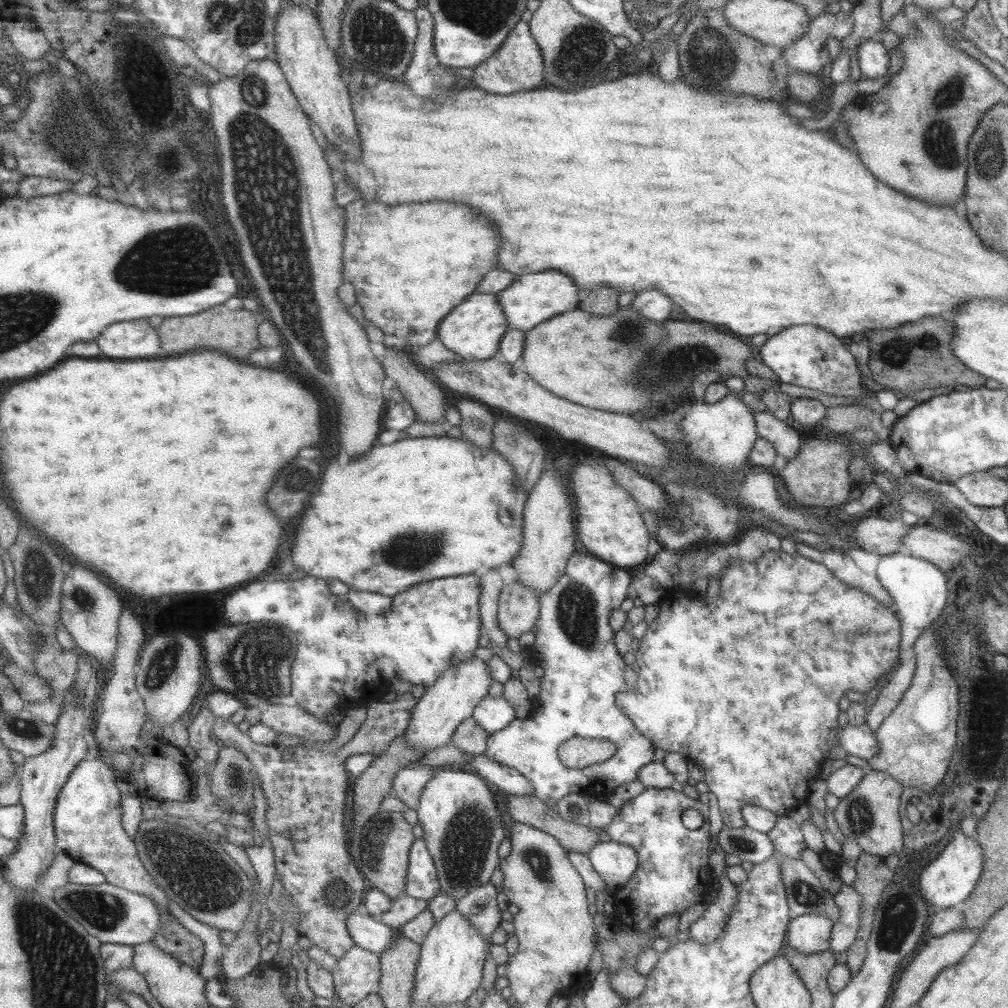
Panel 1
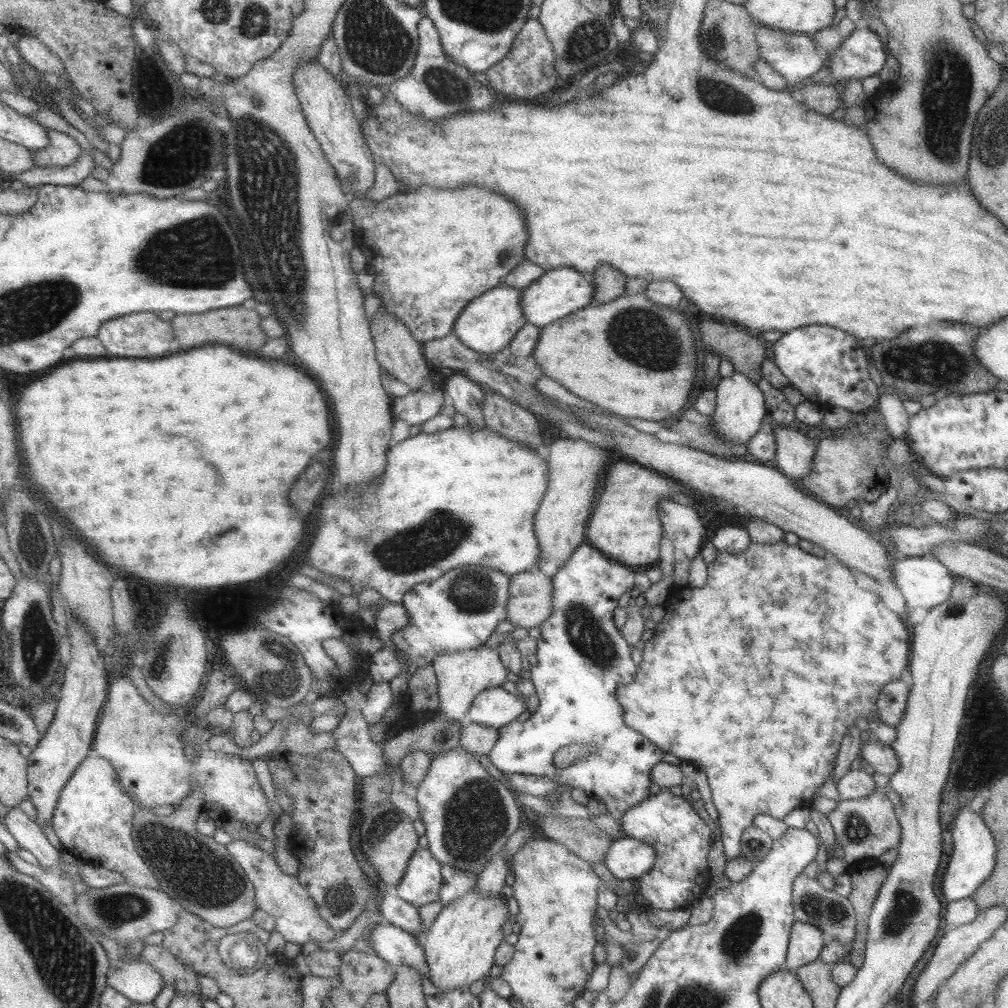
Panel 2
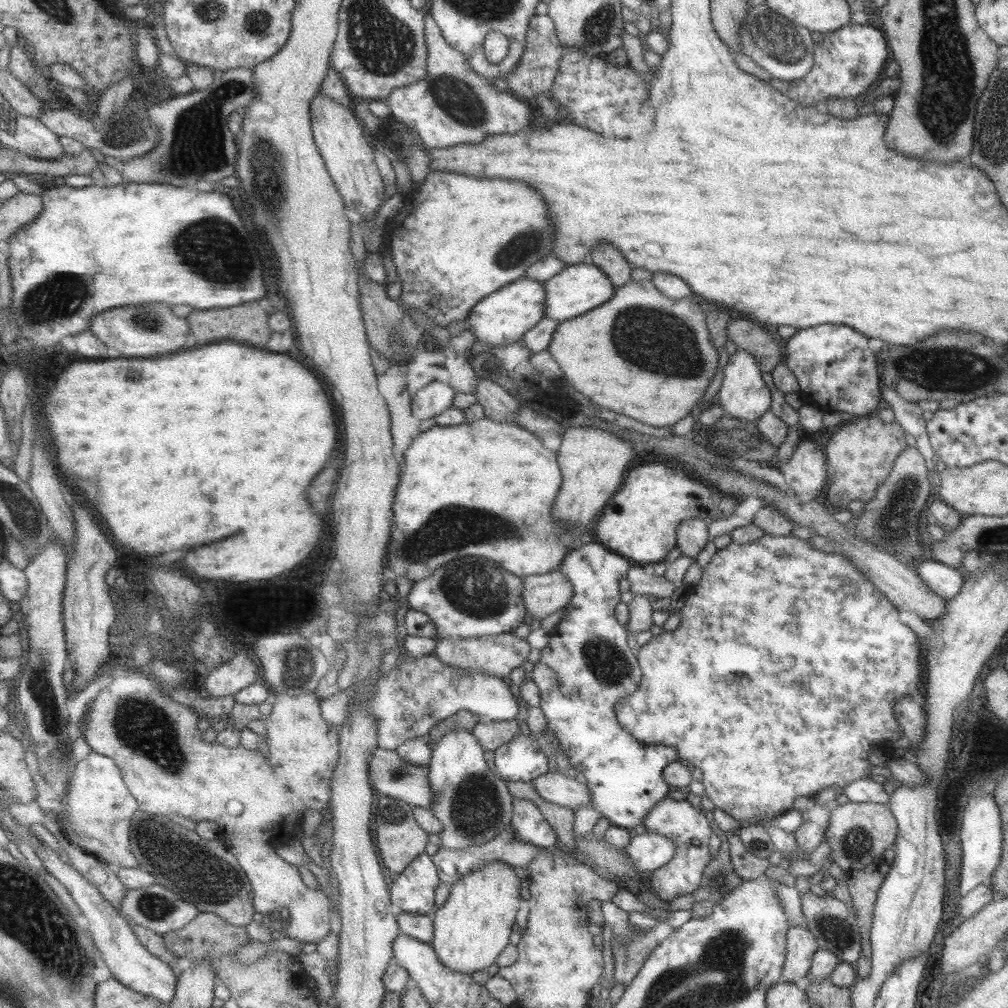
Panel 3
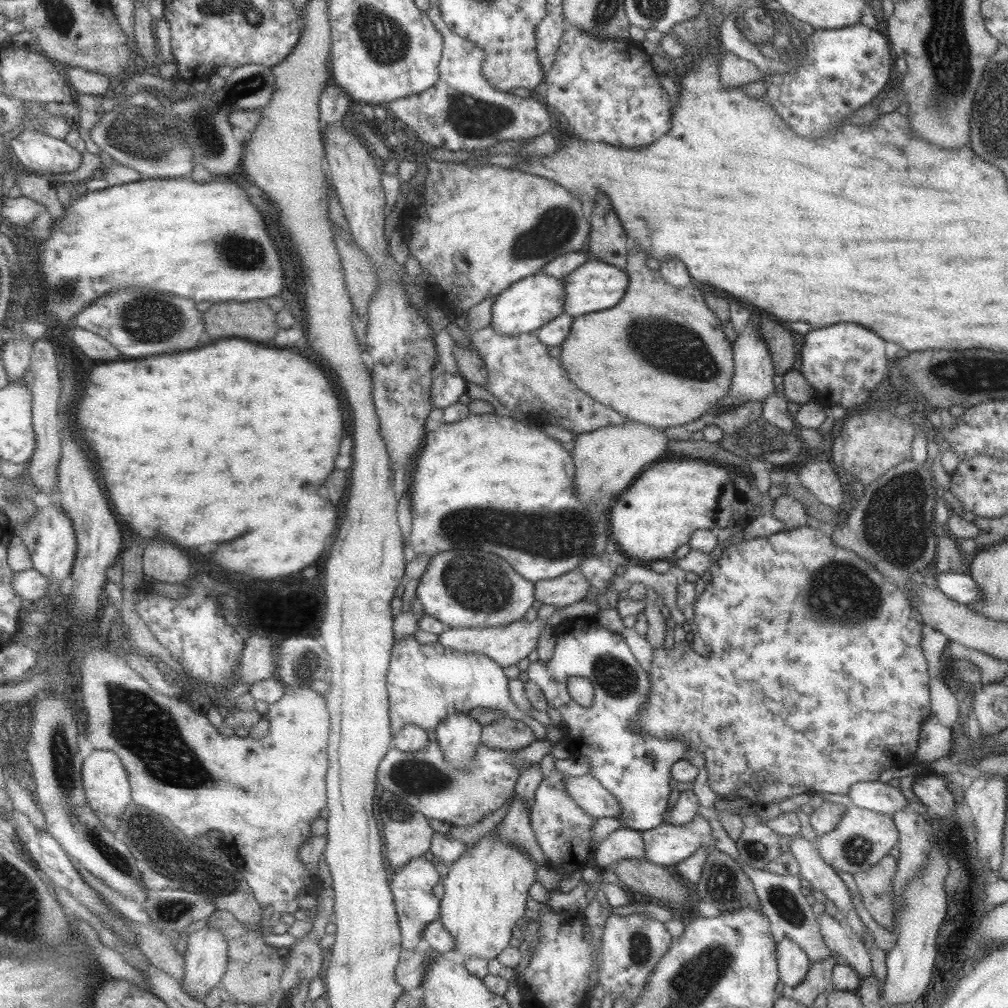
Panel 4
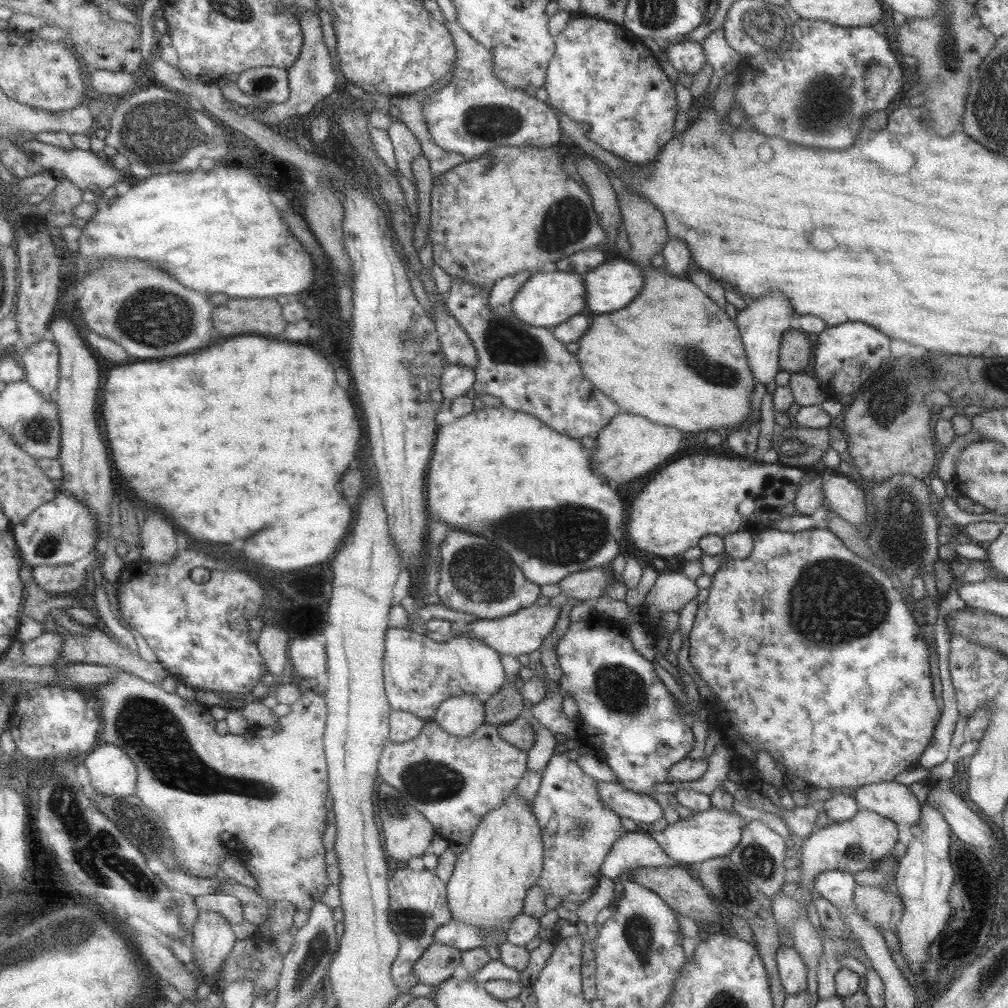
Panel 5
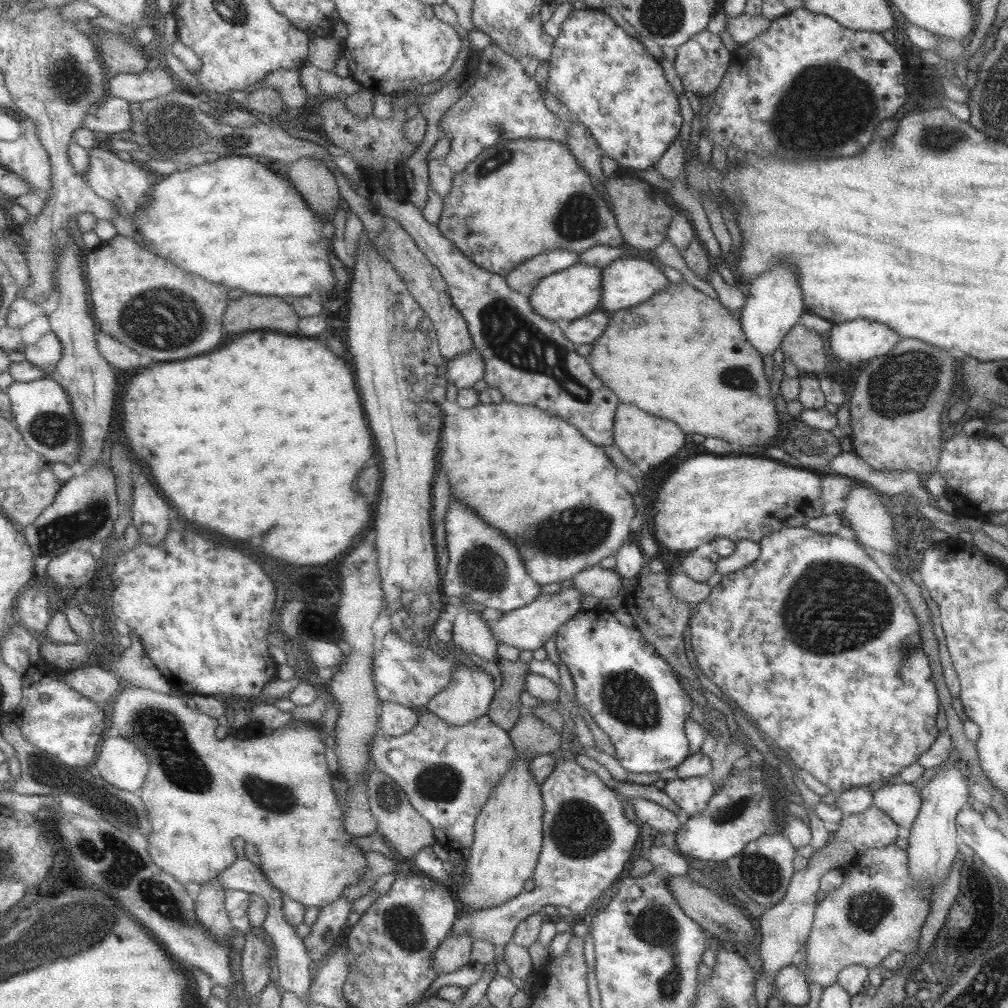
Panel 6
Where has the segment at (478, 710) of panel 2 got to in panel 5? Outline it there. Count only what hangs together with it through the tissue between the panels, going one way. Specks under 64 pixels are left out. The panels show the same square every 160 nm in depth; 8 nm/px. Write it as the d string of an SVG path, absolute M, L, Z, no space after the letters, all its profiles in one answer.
M390 628L386 638L386 691L392 710L413 712L423 720L433 721L443 702L457 696L472 694L479 700L488 701L497 697L499 690L505 684L506 668L502 663L502 654L491 645L477 640L468 634L450 636L448 642L437 642L426 638L420 630Z

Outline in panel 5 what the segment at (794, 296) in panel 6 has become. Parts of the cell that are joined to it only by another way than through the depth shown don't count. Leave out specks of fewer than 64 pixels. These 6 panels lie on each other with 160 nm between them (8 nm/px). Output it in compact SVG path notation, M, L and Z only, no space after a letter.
M774 290L767 296L753 298L753 301L746 304L736 316L736 327L746 356L746 365L755 383L769 384L774 381L774 376L780 371L778 367L780 338L782 332L790 329L789 318L793 313L795 312L788 299L778 290Z

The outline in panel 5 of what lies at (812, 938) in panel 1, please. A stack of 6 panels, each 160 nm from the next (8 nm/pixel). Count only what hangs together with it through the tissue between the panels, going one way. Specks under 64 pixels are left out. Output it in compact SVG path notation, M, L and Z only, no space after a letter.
M792 947L778 948L775 961L781 988L787 995L807 989L806 968Z

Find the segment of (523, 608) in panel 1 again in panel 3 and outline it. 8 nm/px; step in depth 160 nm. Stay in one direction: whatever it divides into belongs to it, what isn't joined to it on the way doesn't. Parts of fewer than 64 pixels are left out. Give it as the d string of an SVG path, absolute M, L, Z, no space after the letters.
M551 570L543 574L527 575L523 577L522 600L526 604L526 614L530 614L532 619L542 620L549 616L551 612L564 609L574 596L573 585L569 577L559 570Z

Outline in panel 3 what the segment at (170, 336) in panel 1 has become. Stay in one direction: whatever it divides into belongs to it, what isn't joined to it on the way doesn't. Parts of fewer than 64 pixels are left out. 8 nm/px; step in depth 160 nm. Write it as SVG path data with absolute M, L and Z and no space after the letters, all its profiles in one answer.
M251 302L251 304L243 304L237 308L227 308L227 310L195 310L189 314L189 322L191 322L191 332L197 338L199 344L209 344L215 340L237 340L239 343L251 346L259 346L265 348L269 338L271 338L271 327L269 326L270 311L265 312L266 307L259 302Z

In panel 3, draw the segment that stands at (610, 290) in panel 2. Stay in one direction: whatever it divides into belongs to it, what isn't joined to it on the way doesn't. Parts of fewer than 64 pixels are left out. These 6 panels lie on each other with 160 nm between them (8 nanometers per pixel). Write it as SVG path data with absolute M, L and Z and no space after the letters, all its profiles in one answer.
M602 242L597 246L592 246L589 255L591 256L592 264L599 268L611 281L611 286L615 290L631 280L631 274L629 273L631 272L631 265L619 253L619 248Z

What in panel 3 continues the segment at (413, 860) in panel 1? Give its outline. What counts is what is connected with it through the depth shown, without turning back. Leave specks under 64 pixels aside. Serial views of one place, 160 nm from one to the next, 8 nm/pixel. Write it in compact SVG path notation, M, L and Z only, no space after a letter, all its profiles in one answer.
M423 853L406 868L405 872L394 878L391 886L392 900L399 910L433 915L435 892L439 881L440 872L434 857Z

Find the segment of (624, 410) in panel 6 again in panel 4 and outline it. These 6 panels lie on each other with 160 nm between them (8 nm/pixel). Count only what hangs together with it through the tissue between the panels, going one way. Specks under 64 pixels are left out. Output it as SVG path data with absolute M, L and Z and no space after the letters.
M626 419L625 424L596 428L591 432L574 433L573 447L570 451L574 458L575 490L583 504L597 502L605 495L614 496L627 489L632 482L649 468L649 464L669 448L669 440L657 429Z

